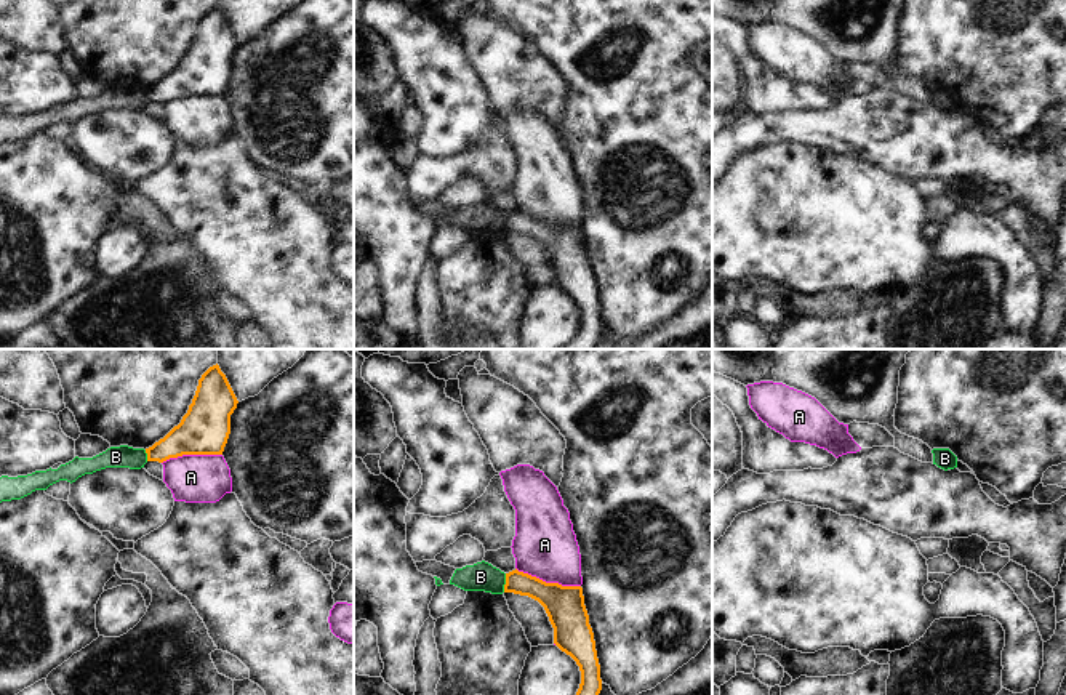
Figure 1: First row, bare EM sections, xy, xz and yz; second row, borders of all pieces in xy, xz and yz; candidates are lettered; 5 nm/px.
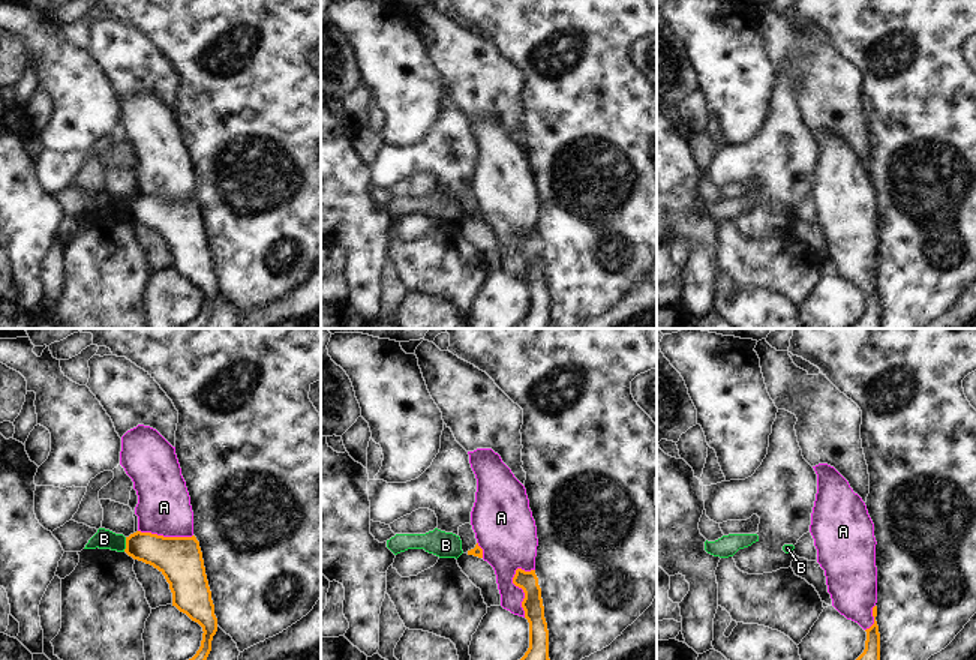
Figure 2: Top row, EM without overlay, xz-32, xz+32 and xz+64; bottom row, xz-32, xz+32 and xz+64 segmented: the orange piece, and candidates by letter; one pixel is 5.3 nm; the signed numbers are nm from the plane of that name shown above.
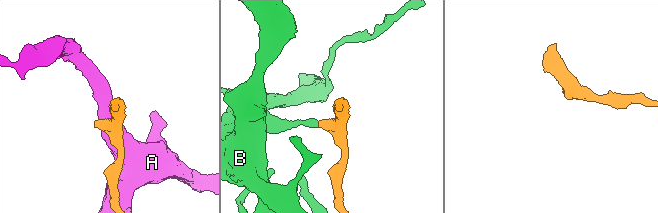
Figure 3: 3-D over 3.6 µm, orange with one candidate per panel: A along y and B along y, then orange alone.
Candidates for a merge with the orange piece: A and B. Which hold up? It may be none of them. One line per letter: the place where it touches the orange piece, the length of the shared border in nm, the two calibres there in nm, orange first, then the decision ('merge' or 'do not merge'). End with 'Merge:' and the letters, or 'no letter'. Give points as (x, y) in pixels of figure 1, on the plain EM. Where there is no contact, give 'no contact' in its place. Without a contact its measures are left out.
A: xz (548, 224) | 340 nm | 190/320 nm | do not merge
B: xz (506, 224) | 100 nm | 140/140 nm | do not merge
Merge: no letter

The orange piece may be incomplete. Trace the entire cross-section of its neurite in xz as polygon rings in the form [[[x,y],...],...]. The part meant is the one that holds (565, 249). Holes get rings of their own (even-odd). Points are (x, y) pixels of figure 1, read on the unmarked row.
[[[515,210],[506,215],[504,234],[538,242],[554,269],[554,285],[579,307],[579,330],[562,349],[594,349],[602,331],[602,320],[583,229],[546,224]]]

